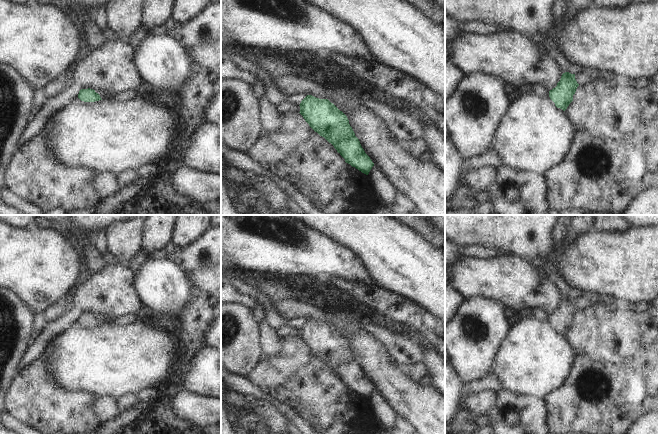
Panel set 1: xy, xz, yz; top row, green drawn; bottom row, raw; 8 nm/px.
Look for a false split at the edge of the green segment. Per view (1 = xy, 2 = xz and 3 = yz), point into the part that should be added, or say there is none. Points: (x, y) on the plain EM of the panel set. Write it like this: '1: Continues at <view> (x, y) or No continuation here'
1: No continuation here
2: No continuation here
3: No continuation here.

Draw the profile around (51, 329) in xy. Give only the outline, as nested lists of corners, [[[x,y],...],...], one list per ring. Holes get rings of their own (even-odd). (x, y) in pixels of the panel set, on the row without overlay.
[[[104,264],[75,287],[73,303],[69,309],[60,318],[44,325],[40,335],[29,346],[21,369],[36,360],[48,342],[77,321],[80,313],[90,312],[111,317],[136,315],[142,306],[131,269],[124,264]]]

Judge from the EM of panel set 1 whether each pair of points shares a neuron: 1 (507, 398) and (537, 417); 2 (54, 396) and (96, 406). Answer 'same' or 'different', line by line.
1: same
2: different

